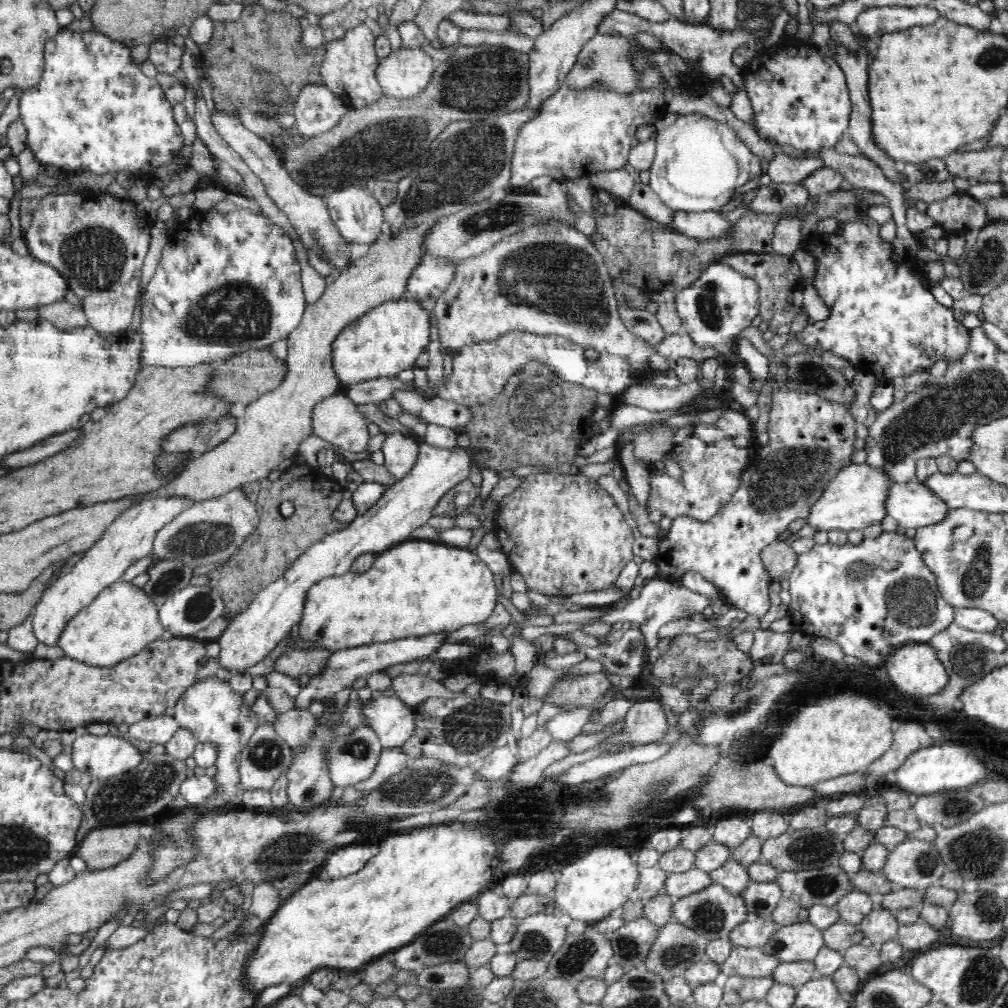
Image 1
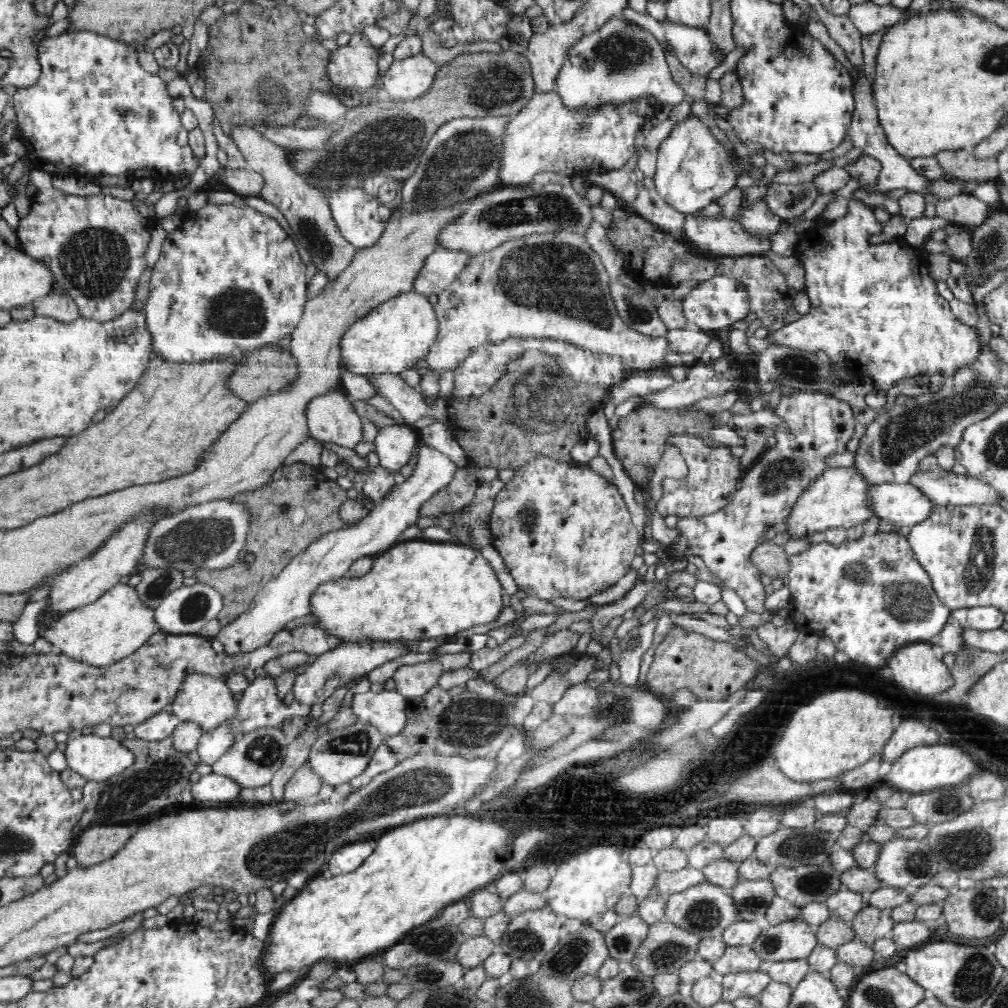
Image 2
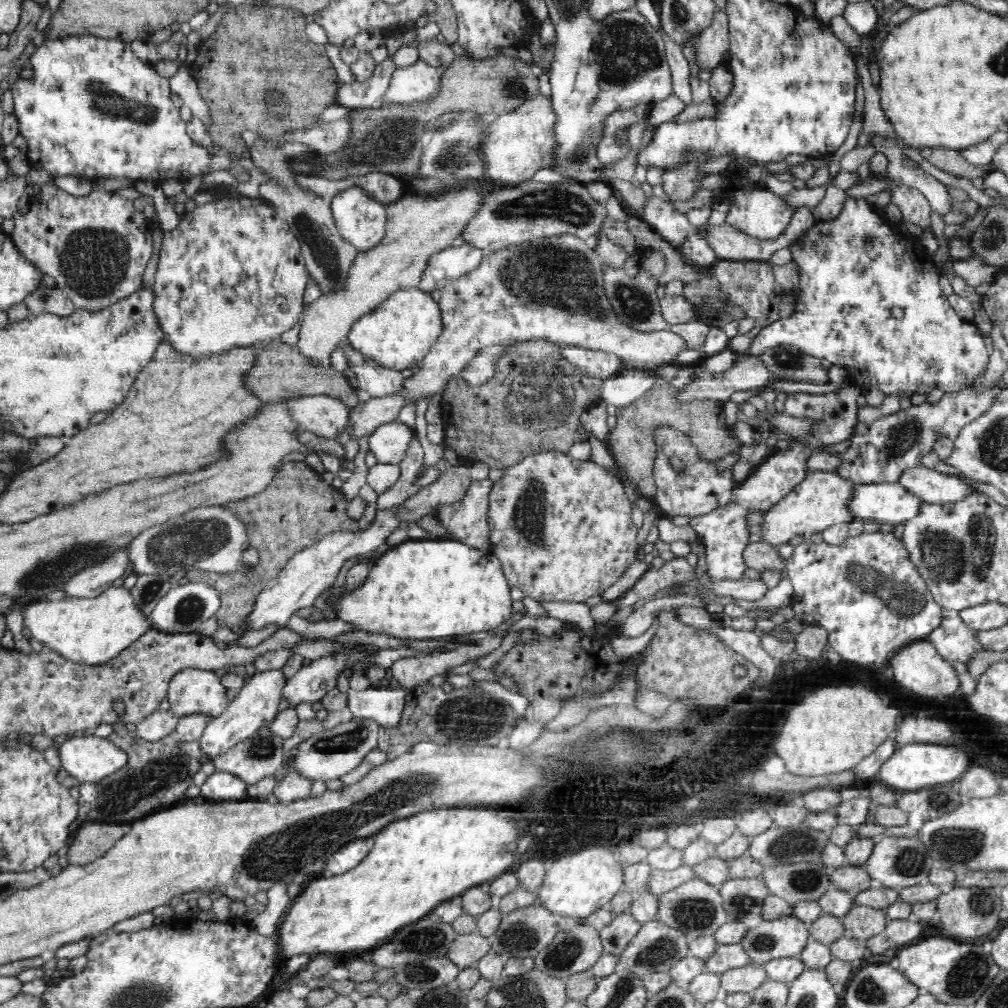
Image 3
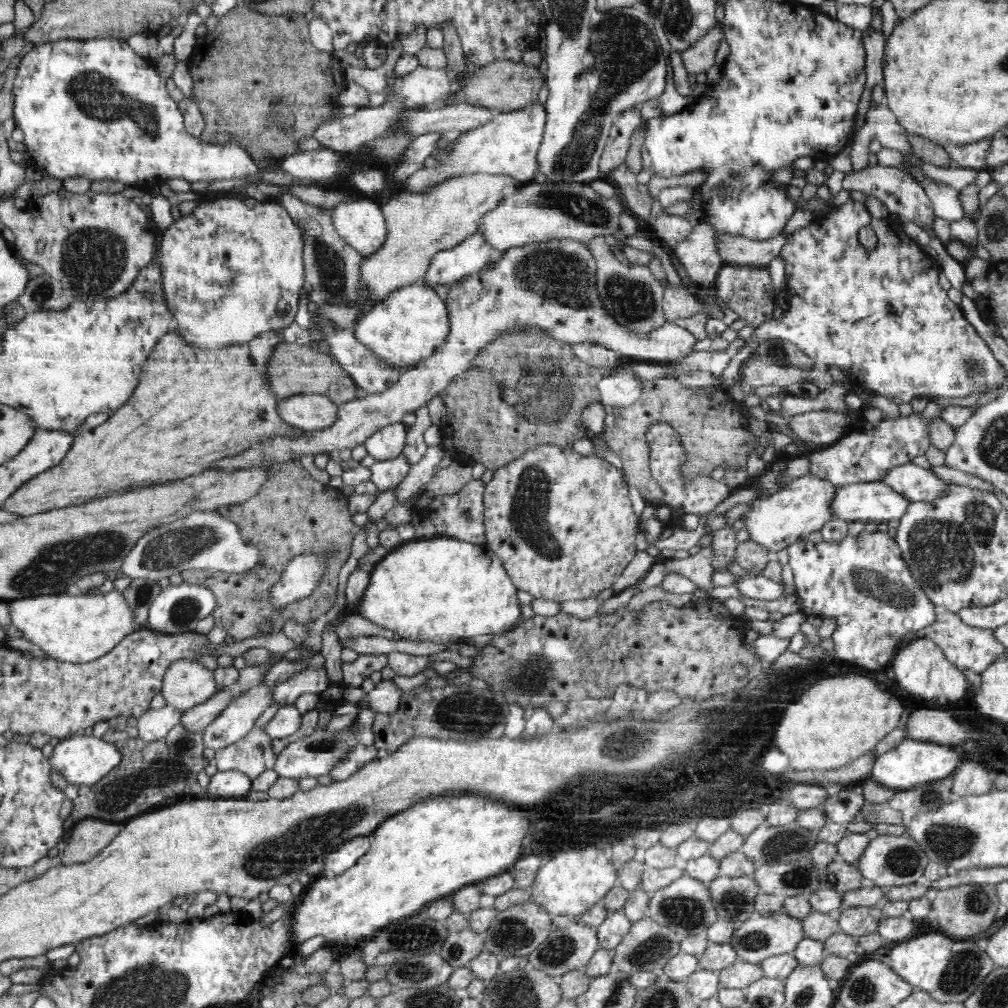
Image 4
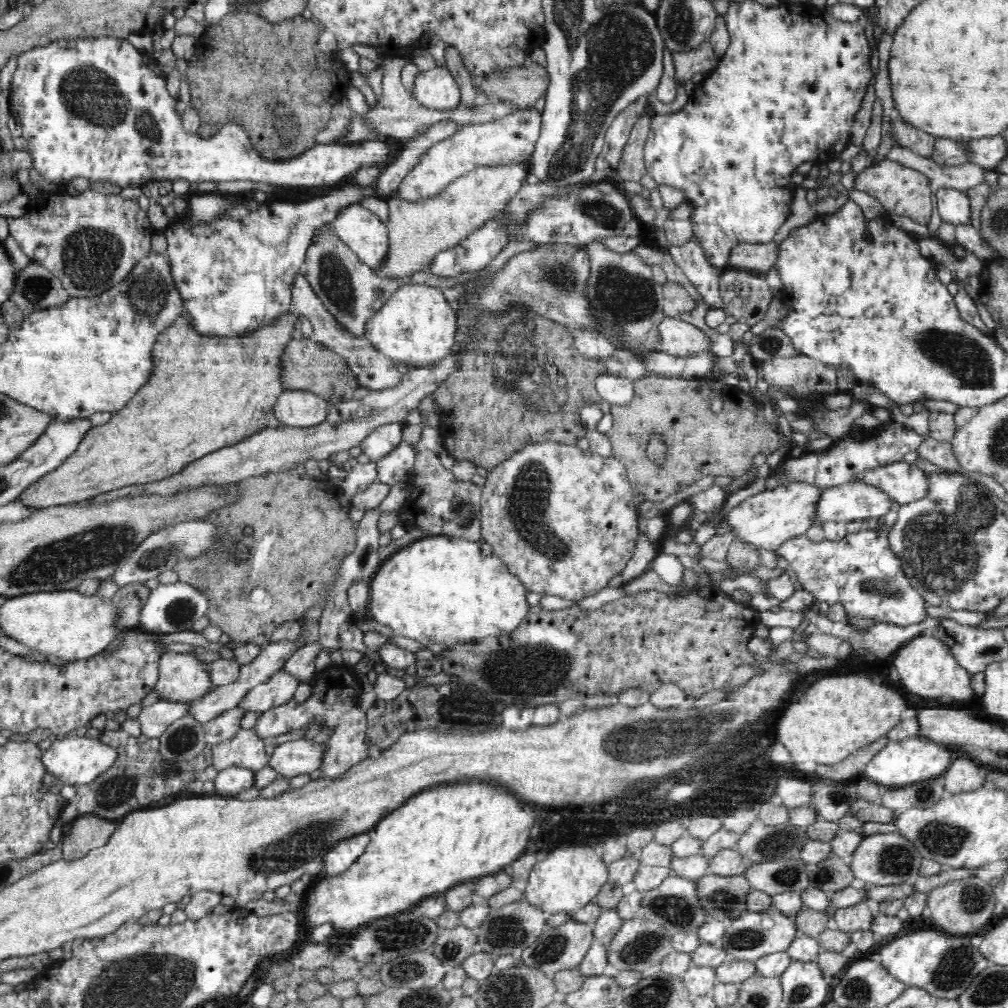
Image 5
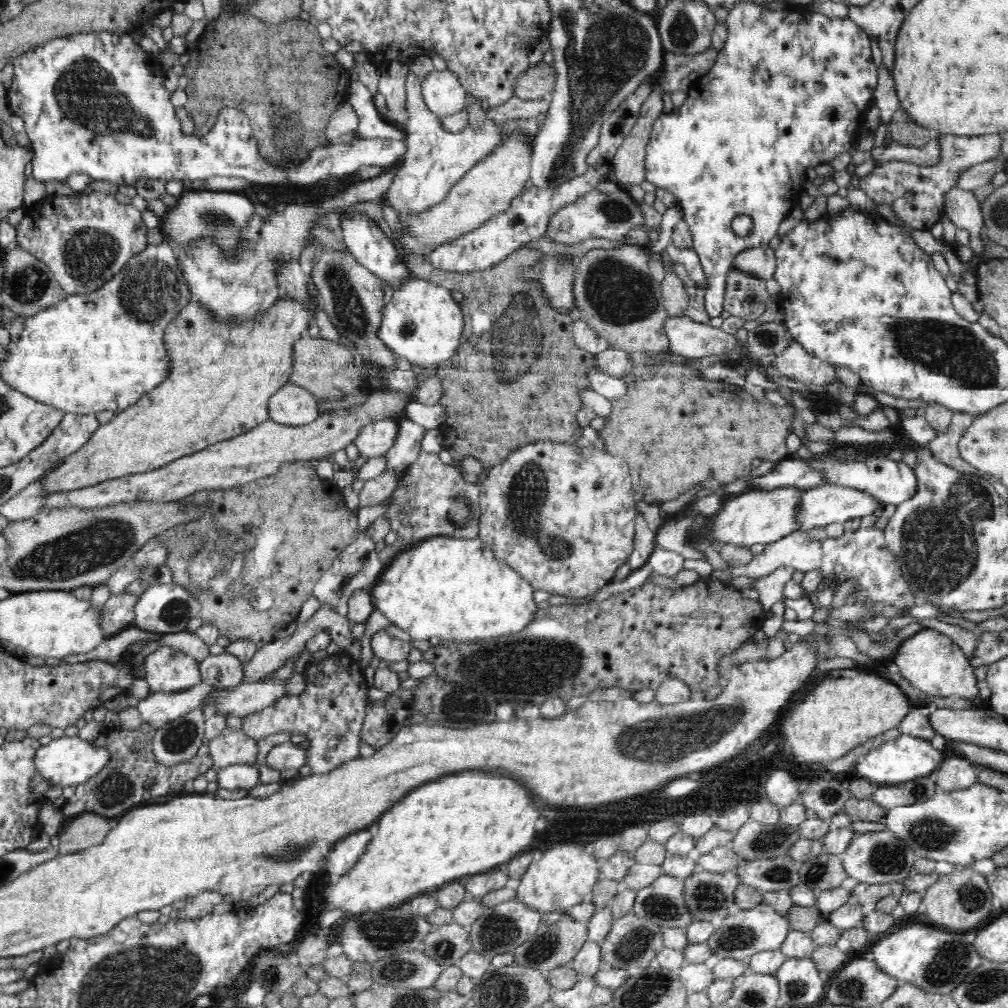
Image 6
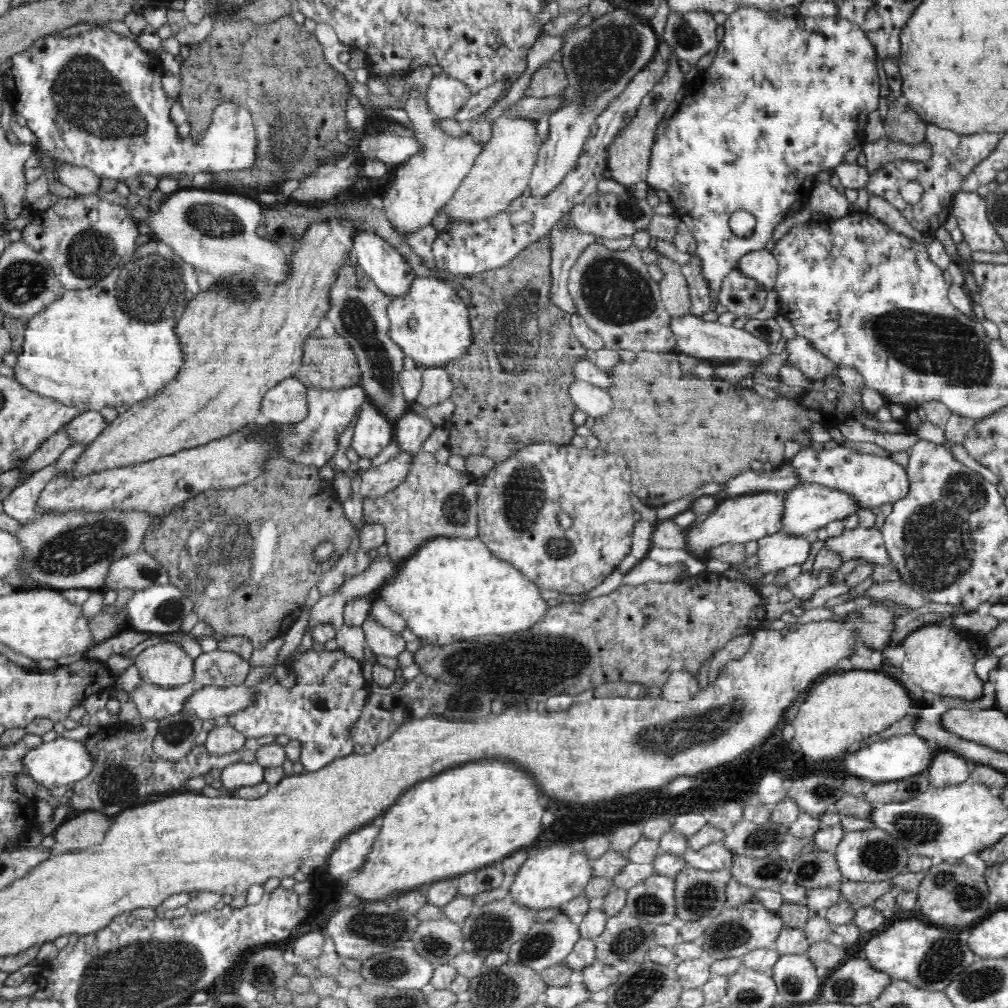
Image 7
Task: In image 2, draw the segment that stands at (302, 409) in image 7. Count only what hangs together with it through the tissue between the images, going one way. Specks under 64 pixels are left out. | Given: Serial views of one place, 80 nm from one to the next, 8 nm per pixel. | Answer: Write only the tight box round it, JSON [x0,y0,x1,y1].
[304,393,362,448]

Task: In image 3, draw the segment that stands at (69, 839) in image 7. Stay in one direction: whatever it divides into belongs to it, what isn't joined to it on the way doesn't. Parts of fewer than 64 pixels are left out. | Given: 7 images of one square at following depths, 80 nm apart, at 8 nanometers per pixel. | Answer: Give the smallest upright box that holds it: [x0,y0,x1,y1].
[64,823,126,865]

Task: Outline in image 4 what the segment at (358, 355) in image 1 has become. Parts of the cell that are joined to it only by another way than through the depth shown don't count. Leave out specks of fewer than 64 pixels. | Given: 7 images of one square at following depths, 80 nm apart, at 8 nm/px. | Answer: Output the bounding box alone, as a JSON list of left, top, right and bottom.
[355,283,451,368]

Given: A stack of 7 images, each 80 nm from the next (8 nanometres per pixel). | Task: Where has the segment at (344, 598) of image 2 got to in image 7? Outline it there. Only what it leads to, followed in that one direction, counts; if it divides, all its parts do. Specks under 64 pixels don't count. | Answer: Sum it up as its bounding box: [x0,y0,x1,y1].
[376,537,549,645]

